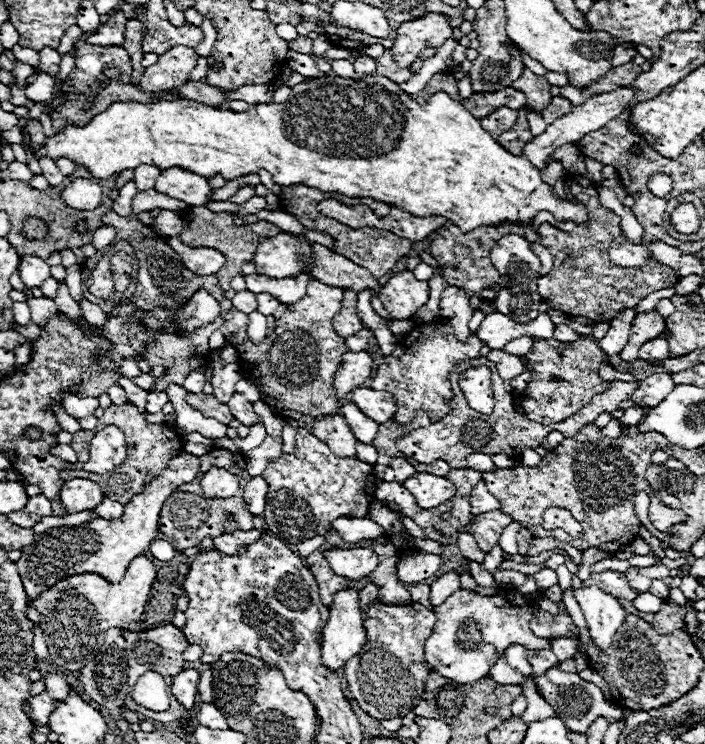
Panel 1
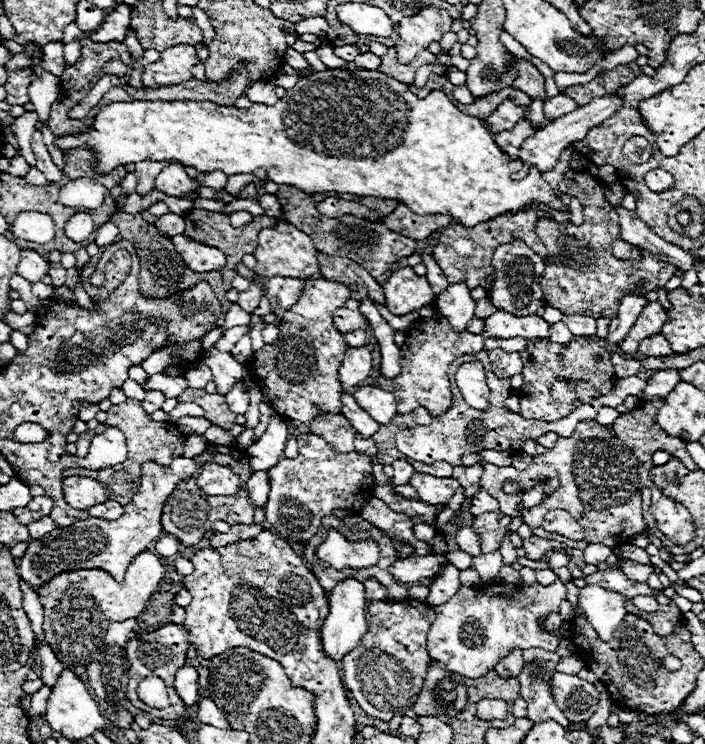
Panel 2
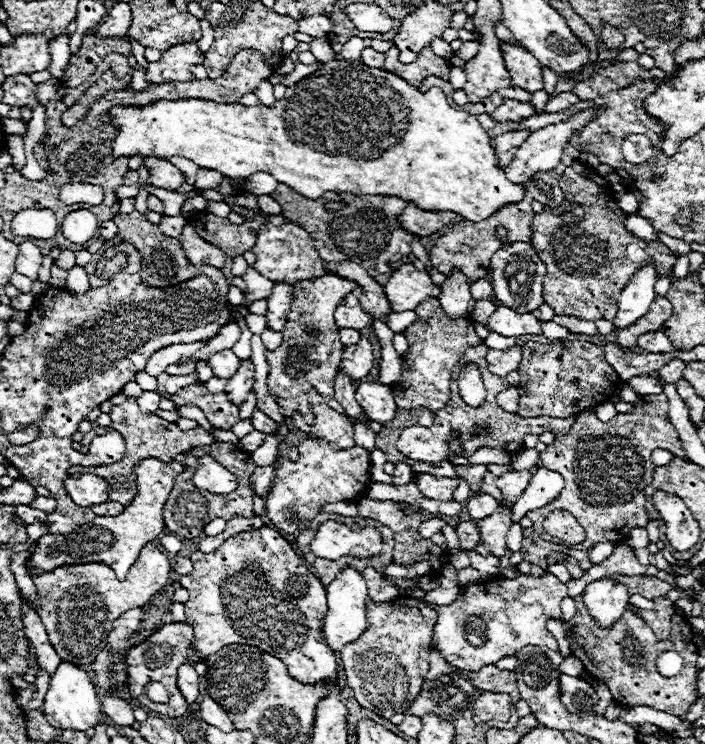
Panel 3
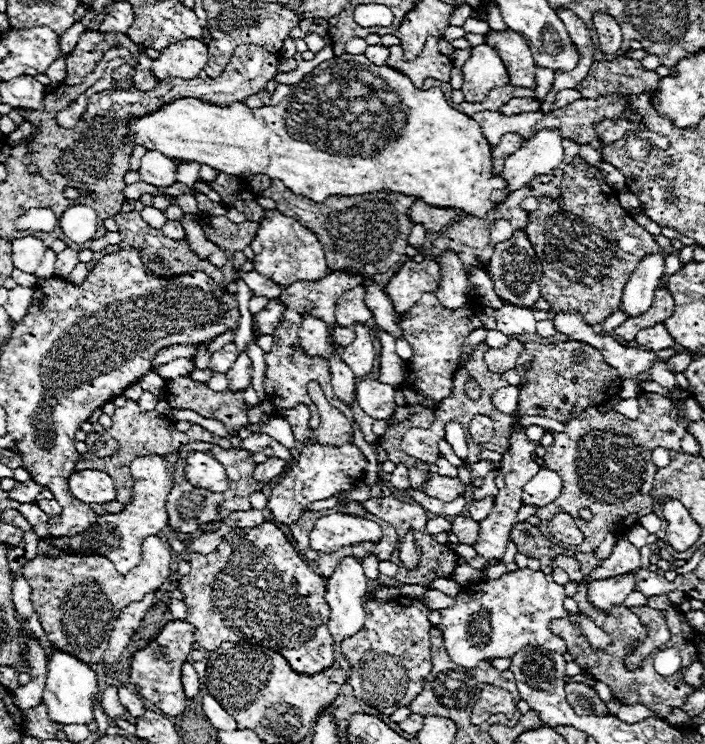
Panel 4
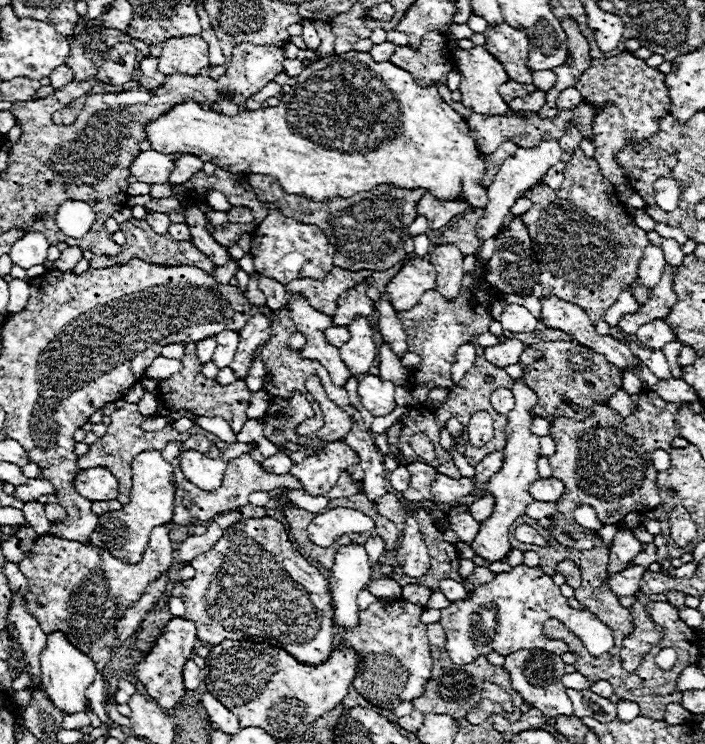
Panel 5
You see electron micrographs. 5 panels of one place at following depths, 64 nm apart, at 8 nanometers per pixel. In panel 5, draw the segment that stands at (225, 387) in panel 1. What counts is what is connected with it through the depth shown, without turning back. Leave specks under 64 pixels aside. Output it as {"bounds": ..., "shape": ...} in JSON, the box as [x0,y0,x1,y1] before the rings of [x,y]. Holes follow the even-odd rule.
{"bounds":[212,330,238,370],"shape":[[[234,330],[220,332],[216,336],[216,340],[218,340],[218,346],[212,356],[212,362],[222,370],[222,368],[230,366],[230,362],[234,360],[234,354],[238,350],[238,332],[234,332]]]}

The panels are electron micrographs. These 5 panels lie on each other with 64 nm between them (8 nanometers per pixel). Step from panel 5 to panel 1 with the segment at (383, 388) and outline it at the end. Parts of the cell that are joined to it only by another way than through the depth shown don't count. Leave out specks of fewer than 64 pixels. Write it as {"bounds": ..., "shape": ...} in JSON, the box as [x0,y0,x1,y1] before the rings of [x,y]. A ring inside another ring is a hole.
{"bounds":[350,388,396,424],"shape":[[[358,388],[350,394],[350,400],[358,406],[358,410],[370,416],[374,422],[384,424],[394,418],[396,404],[390,392],[378,392],[372,388]]]}

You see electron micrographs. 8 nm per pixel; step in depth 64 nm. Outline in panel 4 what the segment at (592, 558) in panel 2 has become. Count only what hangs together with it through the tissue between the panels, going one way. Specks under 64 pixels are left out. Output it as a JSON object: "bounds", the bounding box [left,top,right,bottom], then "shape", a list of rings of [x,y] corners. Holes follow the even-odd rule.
{"bounds":[594,534,616,560],"shape":[[[608,534],[608,536],[606,536],[606,540],[604,540],[604,542],[600,542],[600,546],[594,550],[594,552],[596,552],[596,558],[598,558],[598,560],[604,560],[606,556],[610,556],[610,552],[612,552],[614,544],[616,544],[616,538],[614,538],[612,534]]]}

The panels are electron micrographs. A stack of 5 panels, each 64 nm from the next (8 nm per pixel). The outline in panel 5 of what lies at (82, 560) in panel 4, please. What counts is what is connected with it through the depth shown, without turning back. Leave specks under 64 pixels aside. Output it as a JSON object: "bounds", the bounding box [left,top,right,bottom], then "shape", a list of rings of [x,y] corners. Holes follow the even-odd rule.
{"bounds":[18,526,174,672],"shape":[[[166,526],[154,528],[138,564],[122,564],[102,548],[84,546],[50,534],[40,536],[34,542],[30,556],[18,564],[30,586],[30,594],[26,598],[28,612],[40,622],[46,634],[62,630],[70,644],[76,644],[80,652],[86,652],[86,656],[90,656],[98,666],[98,672],[102,672],[116,640],[116,620],[120,620],[126,608],[170,568],[174,560],[172,554],[174,546]]]}

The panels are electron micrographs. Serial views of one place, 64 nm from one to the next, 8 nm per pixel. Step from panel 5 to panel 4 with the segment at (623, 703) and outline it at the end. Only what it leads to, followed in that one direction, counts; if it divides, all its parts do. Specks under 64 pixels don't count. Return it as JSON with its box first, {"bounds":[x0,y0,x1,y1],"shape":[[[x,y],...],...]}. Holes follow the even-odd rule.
{"bounds":[616,706,656,724],"shape":[[[620,706],[620,712],[616,714],[618,720],[626,722],[626,724],[634,724],[634,722],[640,722],[640,720],[646,720],[646,718],[656,718],[656,714],[646,708],[646,706]]]}

